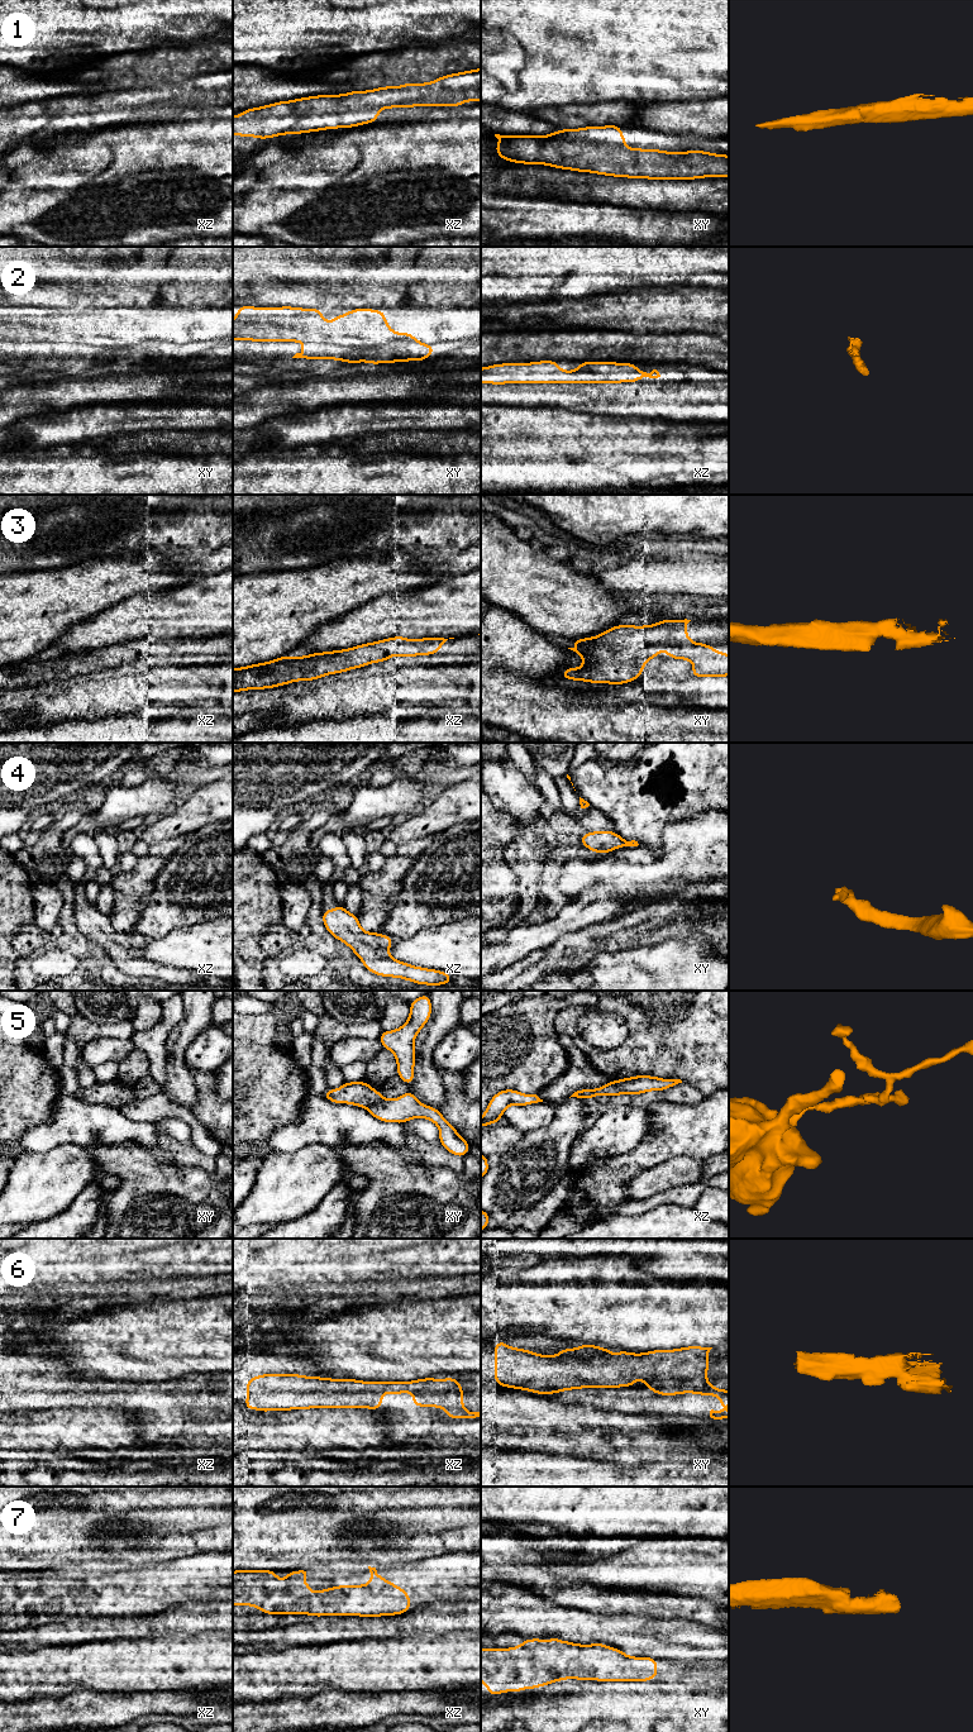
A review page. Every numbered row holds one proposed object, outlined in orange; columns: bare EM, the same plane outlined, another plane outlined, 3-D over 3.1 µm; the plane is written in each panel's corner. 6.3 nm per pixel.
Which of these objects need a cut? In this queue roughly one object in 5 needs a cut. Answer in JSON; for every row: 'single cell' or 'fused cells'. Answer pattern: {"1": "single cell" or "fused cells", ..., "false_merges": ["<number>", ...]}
{"1": "single cell", "2": "single cell", "3": "single cell", "4": "single cell", "5": "single cell", "6": "single cell", "7": "single cell", "false_merges": []}

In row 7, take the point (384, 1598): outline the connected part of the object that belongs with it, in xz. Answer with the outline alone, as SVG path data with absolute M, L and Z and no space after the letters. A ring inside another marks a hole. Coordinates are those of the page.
M368 1566L371 1573L371 1583L367 1585L350 1585L344 1584L342 1588L338 1585L332 1587L328 1590L316 1590L310 1593L310 1584L305 1581L310 1576L310 1569L288 1570L286 1579L280 1583L277 1580L278 1571L270 1570L238 1570L233 1571L233 1605L253 1605L259 1608L266 1614L311 1614L320 1616L363 1616L363 1617L378 1617L378 1616L394 1616L400 1613L407 1613L411 1605L410 1597L406 1590L390 1583L386 1578L381 1579L376 1568Z

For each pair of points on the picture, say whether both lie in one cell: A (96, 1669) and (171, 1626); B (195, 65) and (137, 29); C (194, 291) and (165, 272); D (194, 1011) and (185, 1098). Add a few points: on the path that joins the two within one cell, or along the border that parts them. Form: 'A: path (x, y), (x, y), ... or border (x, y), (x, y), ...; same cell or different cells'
A: border (180, 1633), (160, 1637), (120, 1637); different cells
B: border (158, 47), (156, 49); different cells
C: border (194, 276), (176, 285), (151, 290); different cells
D: path (184, 1033), (177, 1043), (177, 1077); same cell

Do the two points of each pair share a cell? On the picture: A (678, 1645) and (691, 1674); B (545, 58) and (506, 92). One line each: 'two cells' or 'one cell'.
A: two cells
B: one cell

